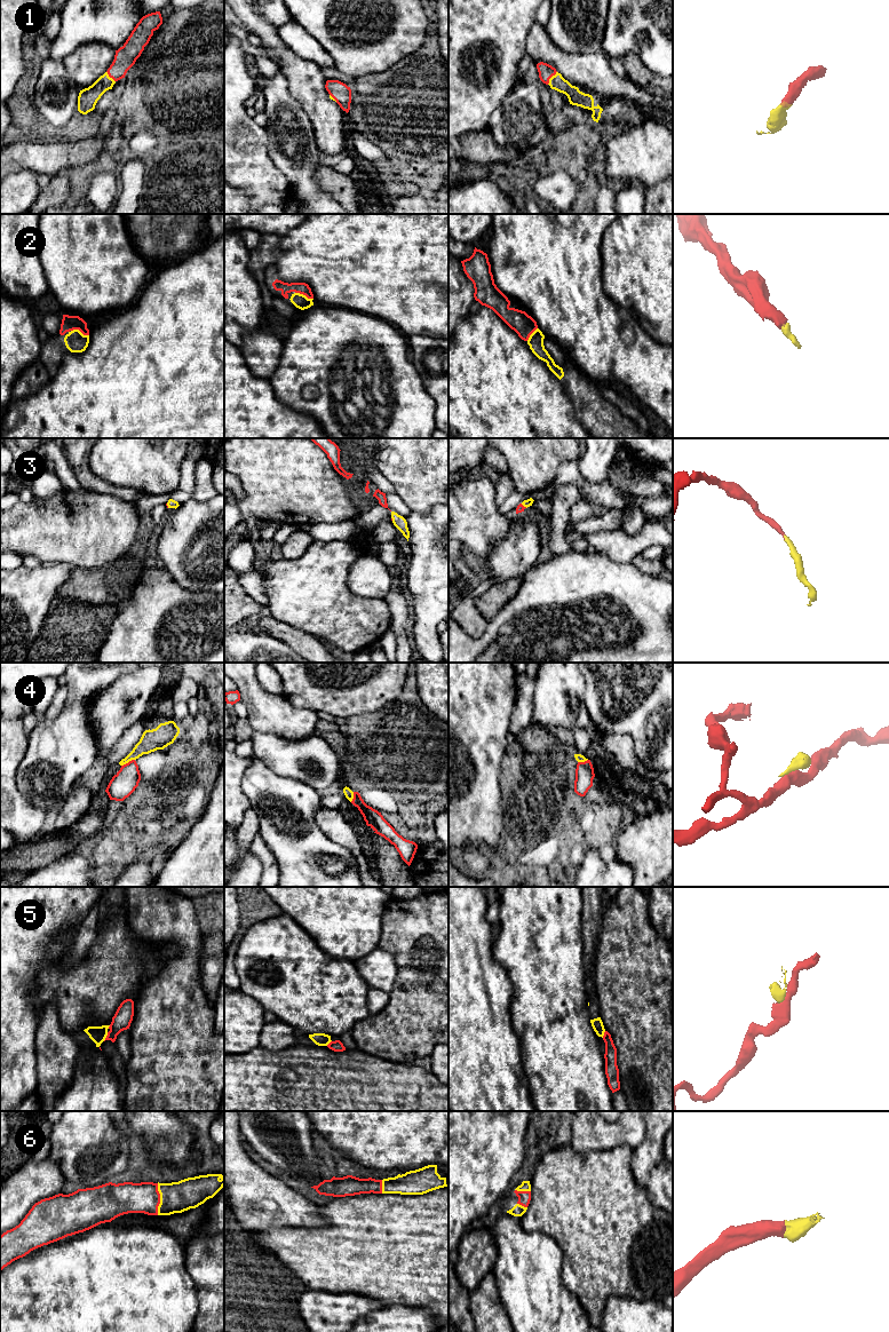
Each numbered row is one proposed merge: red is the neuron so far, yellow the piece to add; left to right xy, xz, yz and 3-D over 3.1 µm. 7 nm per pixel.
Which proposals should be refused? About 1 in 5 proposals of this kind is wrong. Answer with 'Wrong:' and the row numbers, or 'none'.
Wrong: 4

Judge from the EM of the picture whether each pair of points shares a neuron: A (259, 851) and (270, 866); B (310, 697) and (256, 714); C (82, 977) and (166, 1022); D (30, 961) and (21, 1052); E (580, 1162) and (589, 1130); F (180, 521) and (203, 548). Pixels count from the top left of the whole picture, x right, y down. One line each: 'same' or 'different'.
A: same
B: different
C: different
D: same
E: different
F: same

